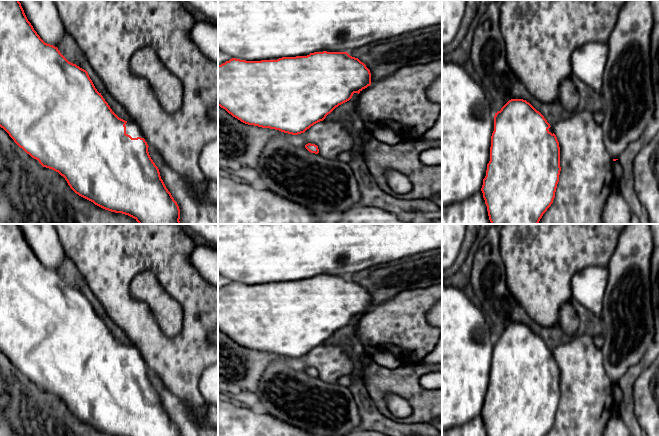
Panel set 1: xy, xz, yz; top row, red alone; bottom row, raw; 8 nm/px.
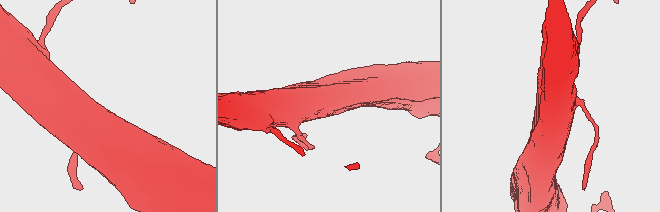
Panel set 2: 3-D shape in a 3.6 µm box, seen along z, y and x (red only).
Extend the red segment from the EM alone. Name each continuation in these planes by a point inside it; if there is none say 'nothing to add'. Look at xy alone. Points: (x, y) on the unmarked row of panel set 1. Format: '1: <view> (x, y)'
1: xy (132, 353)

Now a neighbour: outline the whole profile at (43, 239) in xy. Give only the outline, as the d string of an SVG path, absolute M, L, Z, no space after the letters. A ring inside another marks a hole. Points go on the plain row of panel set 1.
M19 224L28 245L40 262L55 271L67 258L53 224Z

